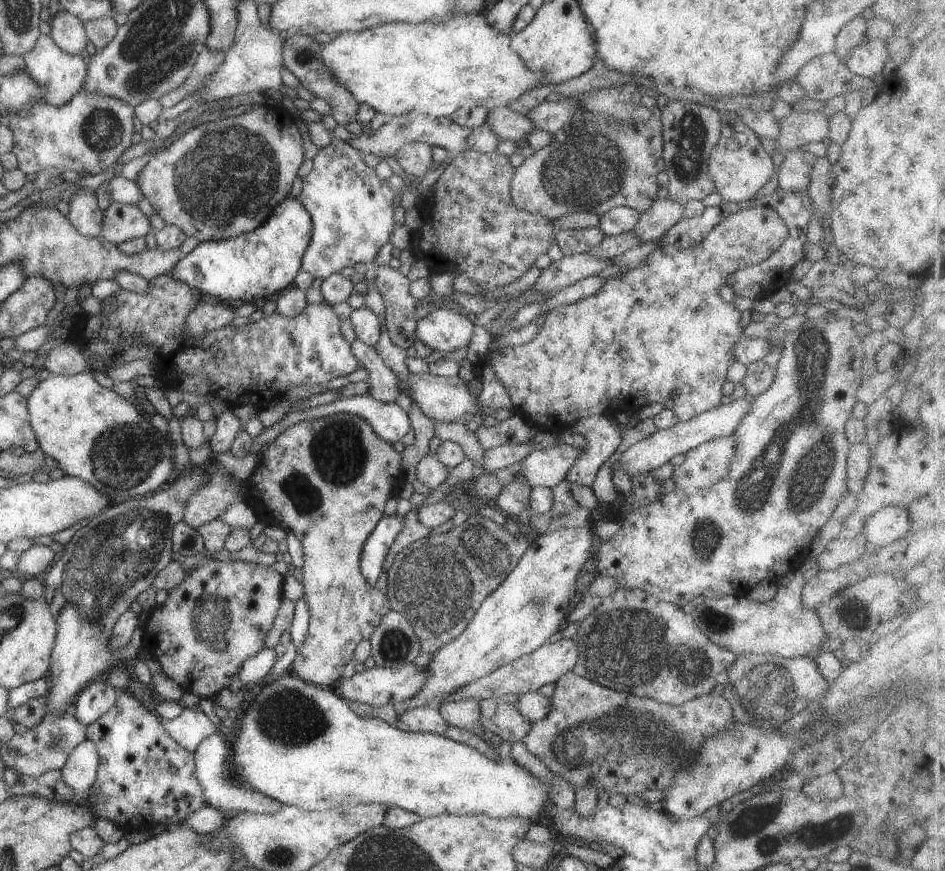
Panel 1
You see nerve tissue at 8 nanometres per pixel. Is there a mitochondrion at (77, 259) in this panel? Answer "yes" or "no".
yes

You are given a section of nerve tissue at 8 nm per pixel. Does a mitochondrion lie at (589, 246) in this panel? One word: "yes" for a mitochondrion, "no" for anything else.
no

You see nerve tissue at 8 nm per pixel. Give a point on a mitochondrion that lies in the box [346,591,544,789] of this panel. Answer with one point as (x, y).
(395, 644)

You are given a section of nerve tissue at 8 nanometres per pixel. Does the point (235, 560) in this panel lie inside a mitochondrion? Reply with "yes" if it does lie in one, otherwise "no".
no

